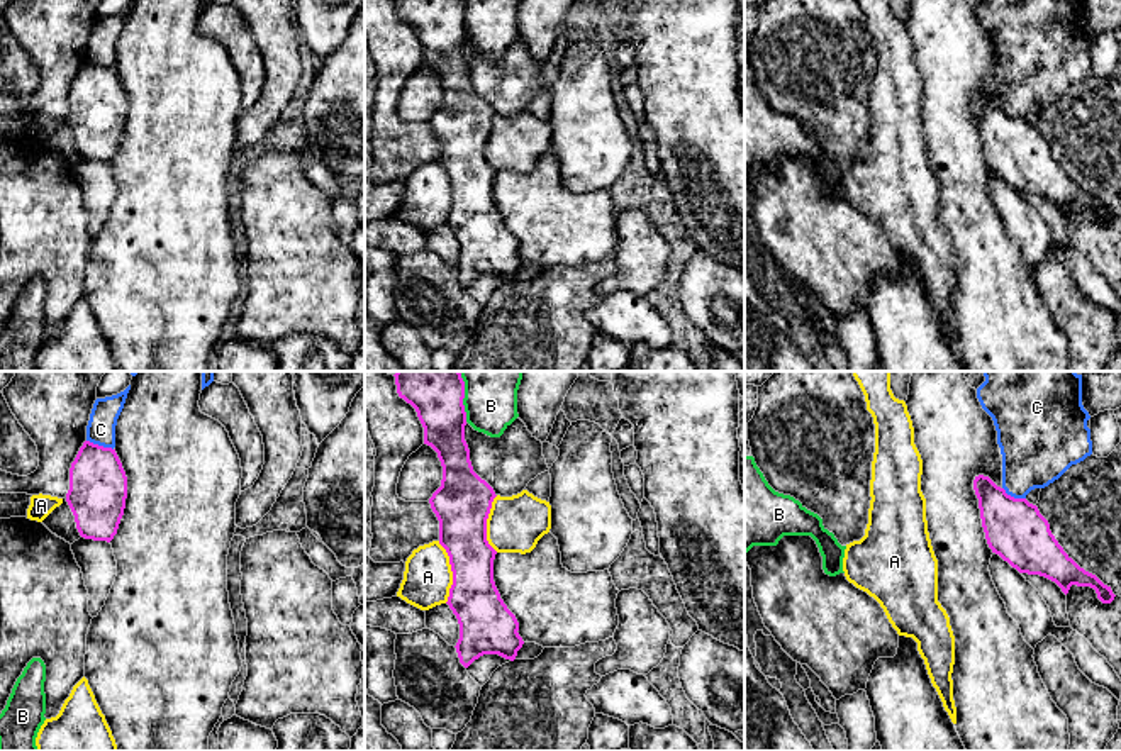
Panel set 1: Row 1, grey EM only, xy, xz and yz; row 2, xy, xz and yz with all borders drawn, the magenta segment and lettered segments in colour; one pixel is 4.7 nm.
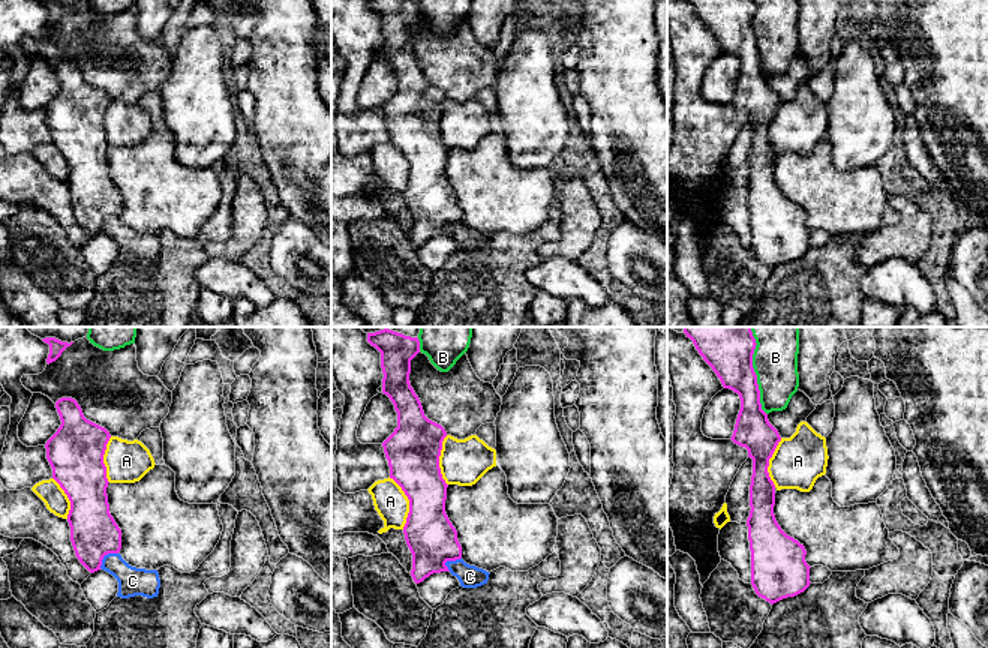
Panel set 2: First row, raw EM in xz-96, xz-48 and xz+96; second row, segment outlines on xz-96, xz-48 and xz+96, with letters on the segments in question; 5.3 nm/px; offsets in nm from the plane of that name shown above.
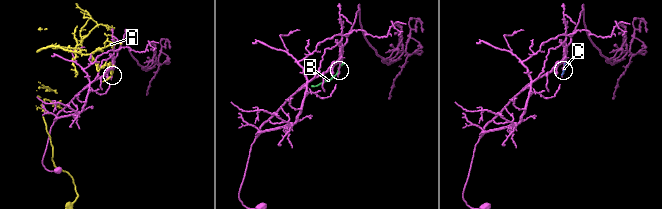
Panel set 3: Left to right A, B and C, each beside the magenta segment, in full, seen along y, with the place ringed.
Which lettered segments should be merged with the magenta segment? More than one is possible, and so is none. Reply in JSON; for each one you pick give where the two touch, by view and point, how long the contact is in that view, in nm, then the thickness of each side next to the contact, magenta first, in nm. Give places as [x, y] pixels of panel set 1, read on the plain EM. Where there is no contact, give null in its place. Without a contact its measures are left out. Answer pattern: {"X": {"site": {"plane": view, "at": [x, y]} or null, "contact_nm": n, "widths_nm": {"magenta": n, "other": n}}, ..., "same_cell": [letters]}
{"same_cell": []}

